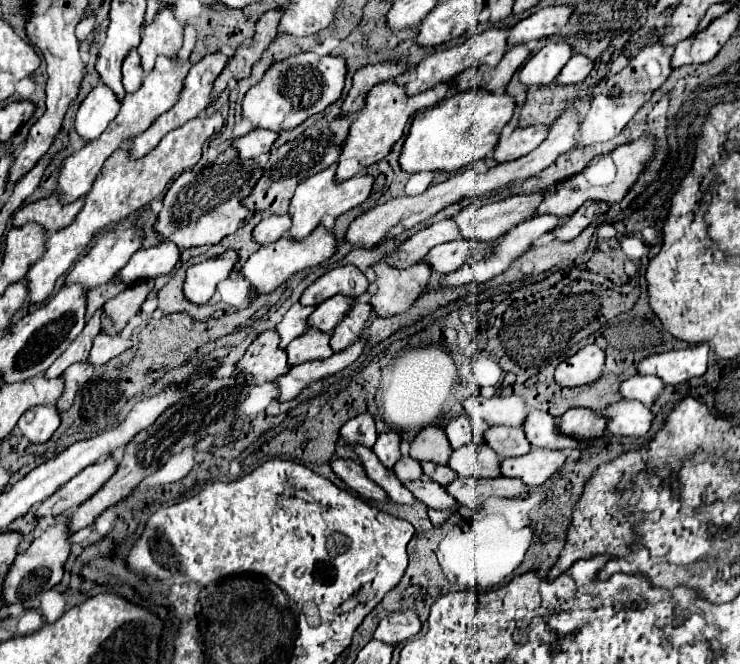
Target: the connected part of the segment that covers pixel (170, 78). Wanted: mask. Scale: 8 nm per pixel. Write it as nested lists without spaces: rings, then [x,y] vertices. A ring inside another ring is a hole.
[[[160,56],[156,60],[156,66],[152,72],[146,74],[142,86],[138,88],[138,92],[134,94],[126,94],[122,100],[122,108],[120,114],[116,116],[116,120],[92,142],[88,142],[84,148],[80,148],[76,154],[68,156],[62,162],[60,168],[60,178],[58,178],[58,186],[62,192],[62,200],[64,202],[72,202],[80,196],[84,196],[84,192],[88,192],[88,188],[92,188],[92,180],[96,180],[96,176],[100,176],[100,168],[104,166],[104,160],[108,160],[108,156],[126,140],[142,134],[144,130],[150,128],[150,124],[164,112],[168,112],[168,108],[172,108],[172,104],[176,104],[178,96],[180,96],[180,88],[184,84],[184,78],[188,76],[188,70],[192,66],[190,58],[168,58],[168,56]]]

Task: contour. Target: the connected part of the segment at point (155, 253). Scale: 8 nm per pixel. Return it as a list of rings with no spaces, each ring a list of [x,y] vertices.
[[[162,242],[152,248],[140,248],[136,254],[132,254],[130,262],[114,276],[114,280],[130,286],[140,280],[158,278],[174,268],[178,256],[180,250],[172,242]]]

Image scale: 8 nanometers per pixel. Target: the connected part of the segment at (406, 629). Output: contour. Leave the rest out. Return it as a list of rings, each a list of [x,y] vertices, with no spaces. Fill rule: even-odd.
[[[398,610],[388,614],[386,618],[380,620],[374,640],[380,640],[384,644],[396,646],[420,632],[420,620],[414,610]]]

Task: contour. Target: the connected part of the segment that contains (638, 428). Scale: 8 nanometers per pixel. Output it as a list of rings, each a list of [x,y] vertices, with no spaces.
[[[620,400],[602,410],[608,416],[608,430],[618,436],[644,436],[654,420],[654,414],[636,400]]]

